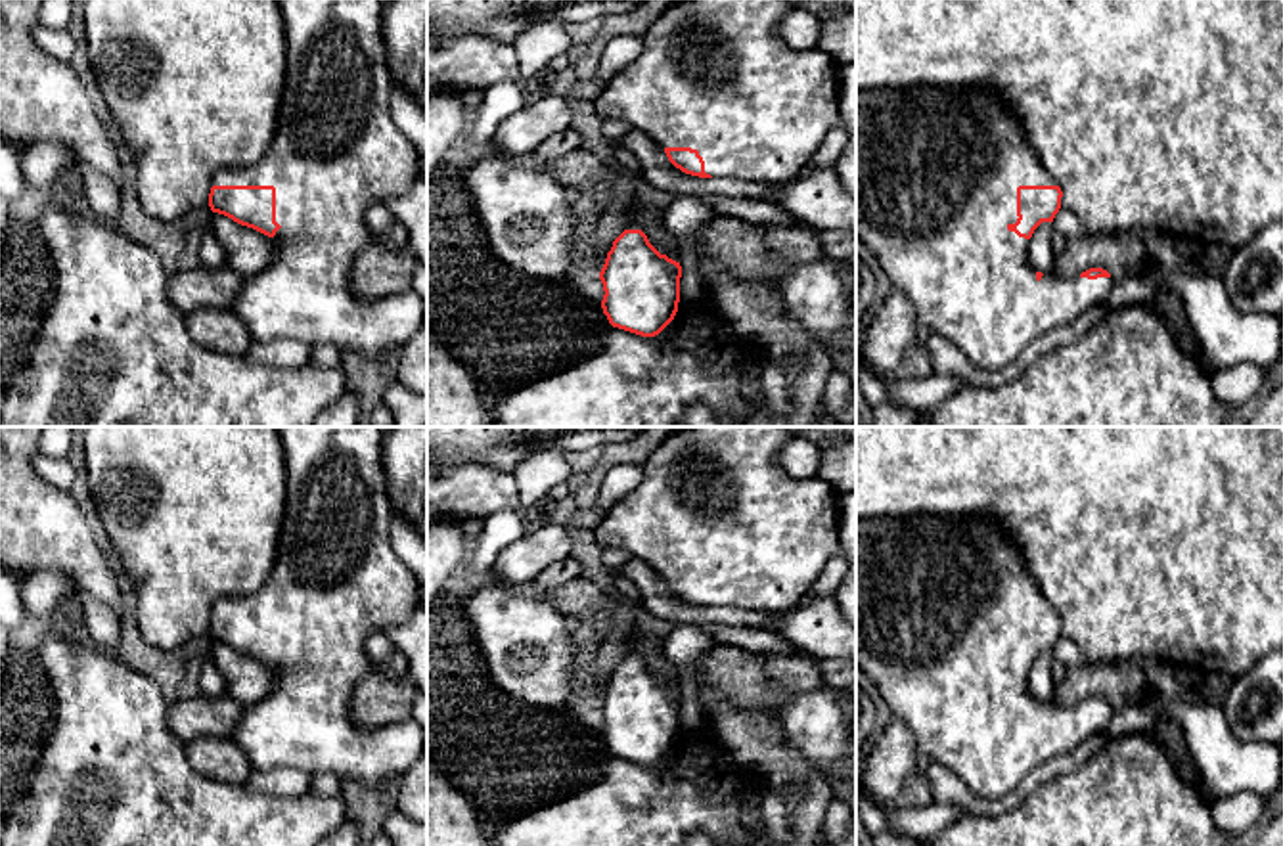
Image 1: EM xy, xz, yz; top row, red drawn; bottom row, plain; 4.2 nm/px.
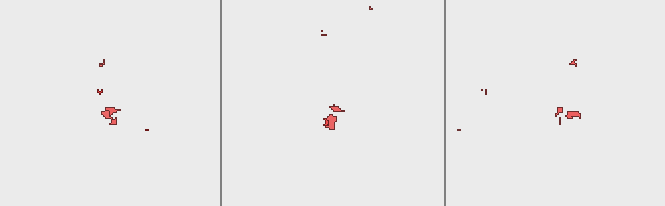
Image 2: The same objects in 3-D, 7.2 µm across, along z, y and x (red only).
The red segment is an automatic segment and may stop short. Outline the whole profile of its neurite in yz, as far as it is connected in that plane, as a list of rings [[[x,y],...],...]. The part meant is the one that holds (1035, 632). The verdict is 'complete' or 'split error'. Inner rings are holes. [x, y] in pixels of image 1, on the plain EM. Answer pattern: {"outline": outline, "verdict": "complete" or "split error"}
{"outline": [[[988,517],[856,519],[856,666],[875,681],[892,716],[912,731],[917,750],[956,773],[980,798],[1005,796],[1030,769],[1072,754],[1111,725],[1114,710],[1103,697],[1074,706],[1032,697],[1028,668],[1042,651],[1053,651],[1061,626],[1017,544]]], "verdict": "split error"}

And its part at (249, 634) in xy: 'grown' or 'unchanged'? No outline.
grown

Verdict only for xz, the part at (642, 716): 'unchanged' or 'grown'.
unchanged

